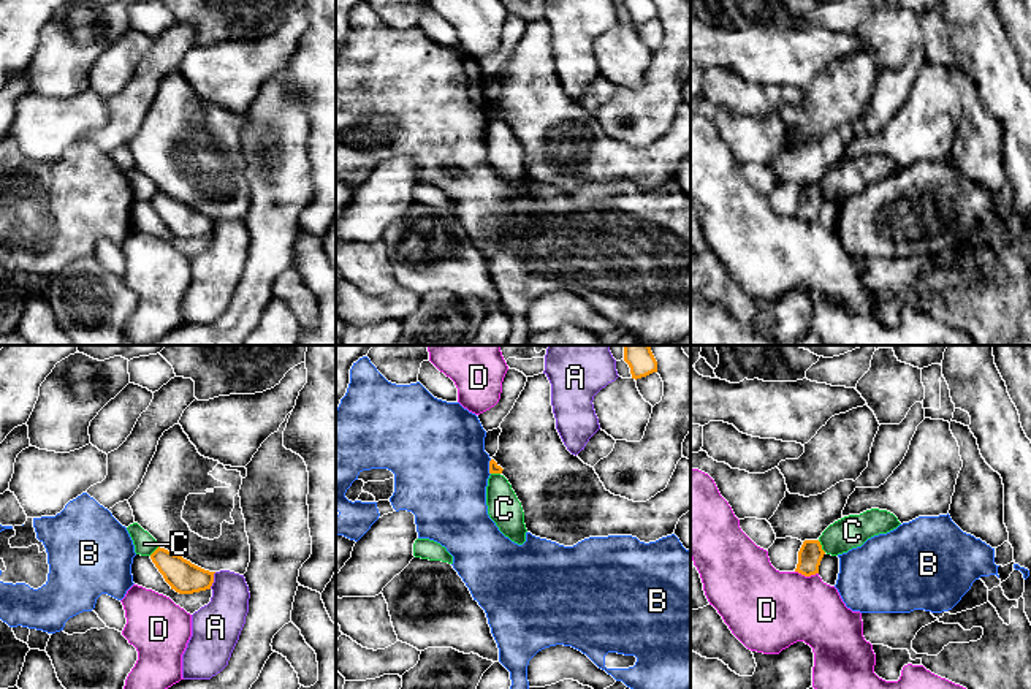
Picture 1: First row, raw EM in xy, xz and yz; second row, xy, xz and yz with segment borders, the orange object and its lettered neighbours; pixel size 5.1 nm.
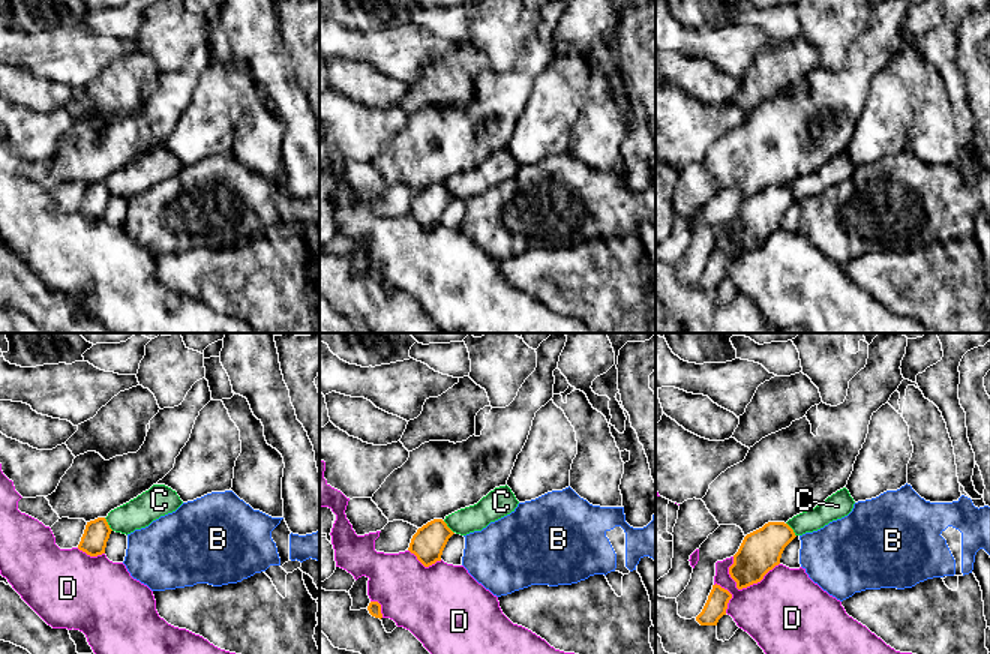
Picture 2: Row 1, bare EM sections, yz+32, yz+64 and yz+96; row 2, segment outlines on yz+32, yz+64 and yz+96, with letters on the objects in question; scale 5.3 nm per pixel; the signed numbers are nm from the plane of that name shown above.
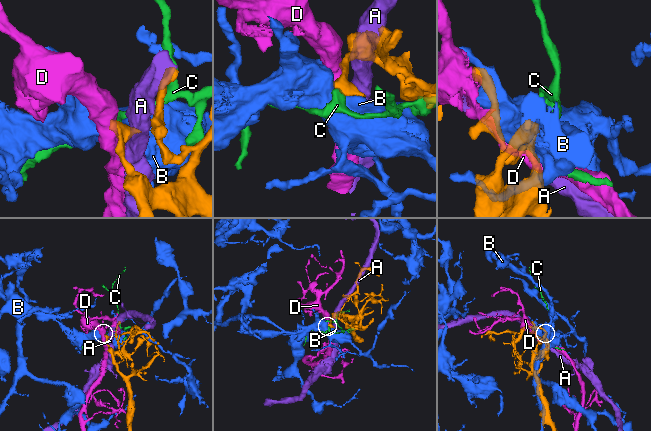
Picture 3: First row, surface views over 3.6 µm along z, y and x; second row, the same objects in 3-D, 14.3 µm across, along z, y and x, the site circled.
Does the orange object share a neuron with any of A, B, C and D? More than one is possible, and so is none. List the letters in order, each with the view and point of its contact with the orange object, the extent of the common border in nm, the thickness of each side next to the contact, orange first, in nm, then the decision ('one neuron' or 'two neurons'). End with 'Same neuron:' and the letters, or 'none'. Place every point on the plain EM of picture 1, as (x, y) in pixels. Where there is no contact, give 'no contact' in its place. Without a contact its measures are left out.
A: meets orange in xy at (213, 225); contact 90 nm long; 160 nm thick on the orange side, 260 nm on the other; two neurons
B: meets orange in xz at (490, 113); contact 80 nm long; 50 nm thick on the orange side, 480 nm on the other; two neurons
C: meets orange in yz at (821, 192); contact 80 nm long; 120 nm thick on the orange side, 170 nm on the other; two neurons
D: meets orange in yz at (806, 220); contact 120 nm long; 120 nm thick on the orange side, 400 nm on the other; two neurons
Same neuron: none

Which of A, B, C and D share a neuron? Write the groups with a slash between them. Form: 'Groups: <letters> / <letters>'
Groups: A / B / C / D

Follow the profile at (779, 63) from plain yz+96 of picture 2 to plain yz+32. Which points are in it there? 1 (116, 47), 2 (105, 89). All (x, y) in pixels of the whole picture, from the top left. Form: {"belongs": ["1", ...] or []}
{"belongs": ["2"]}

